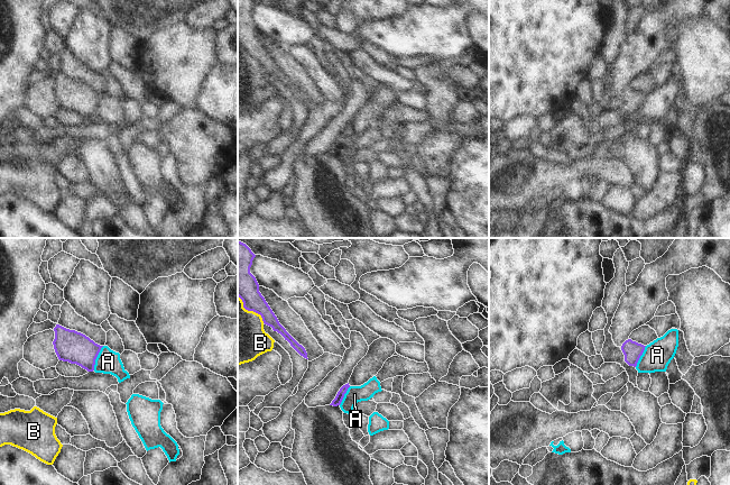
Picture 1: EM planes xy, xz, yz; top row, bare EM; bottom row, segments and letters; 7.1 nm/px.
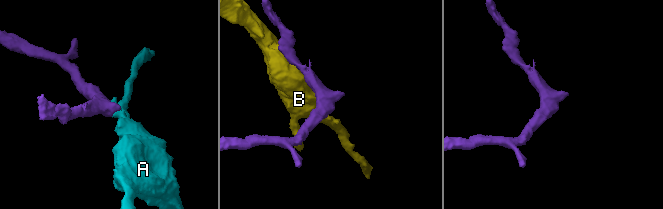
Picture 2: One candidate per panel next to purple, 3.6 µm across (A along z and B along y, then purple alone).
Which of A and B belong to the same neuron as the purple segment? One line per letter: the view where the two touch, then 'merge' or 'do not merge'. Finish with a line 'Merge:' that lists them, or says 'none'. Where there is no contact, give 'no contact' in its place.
A: contact in xy; do not merge
B: contact in xz; do not merge
Merge: none

